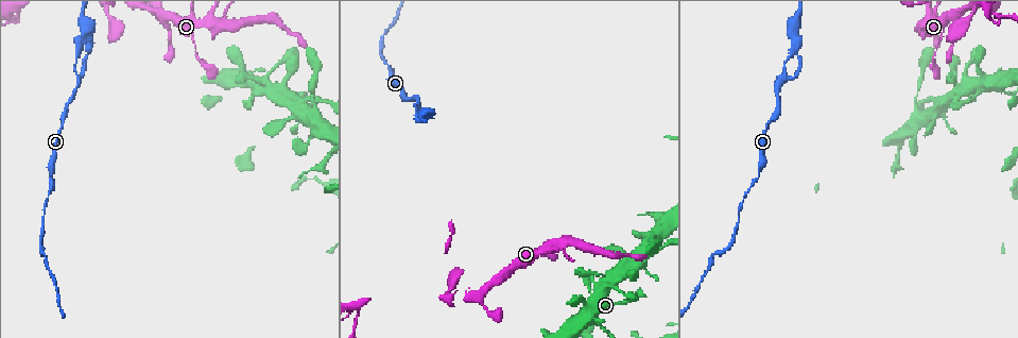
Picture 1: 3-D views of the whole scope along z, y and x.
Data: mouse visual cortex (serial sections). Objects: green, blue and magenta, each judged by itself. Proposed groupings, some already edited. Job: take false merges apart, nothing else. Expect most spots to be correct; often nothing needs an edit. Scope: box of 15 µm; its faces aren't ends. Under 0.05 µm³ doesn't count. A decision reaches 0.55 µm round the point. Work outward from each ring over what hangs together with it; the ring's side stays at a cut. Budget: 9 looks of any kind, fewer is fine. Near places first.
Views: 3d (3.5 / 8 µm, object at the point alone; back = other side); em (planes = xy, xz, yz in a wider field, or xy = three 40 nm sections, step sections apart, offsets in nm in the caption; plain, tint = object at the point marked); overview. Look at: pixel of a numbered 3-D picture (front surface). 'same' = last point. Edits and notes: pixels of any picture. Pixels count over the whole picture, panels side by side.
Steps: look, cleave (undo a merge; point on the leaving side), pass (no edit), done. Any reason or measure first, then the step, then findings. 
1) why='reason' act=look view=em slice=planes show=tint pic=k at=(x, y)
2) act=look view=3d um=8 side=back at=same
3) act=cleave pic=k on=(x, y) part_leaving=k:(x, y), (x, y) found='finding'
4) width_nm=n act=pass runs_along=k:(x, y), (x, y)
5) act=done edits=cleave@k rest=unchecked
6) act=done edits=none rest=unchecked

why='arms part here' act=look view=3d um=3.5 pic=1 at=(952, 14)

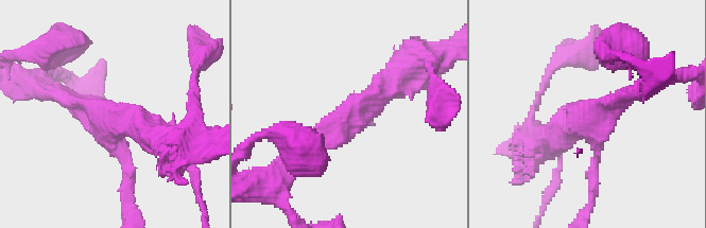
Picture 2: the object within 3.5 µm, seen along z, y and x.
arms=3 arm_widths_nm=150,250,450 act=look view=em slice=xy step=3 show=tint pic=2 at=(582, 121)

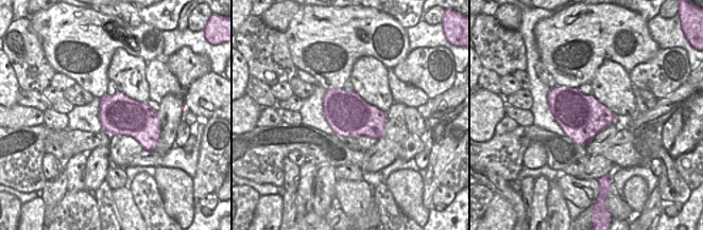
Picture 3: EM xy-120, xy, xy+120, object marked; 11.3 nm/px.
act=pass found='one cell here'

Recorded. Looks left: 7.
why='sharp bend' act=look view=3d um=3.5 pic=1 at=(958, 104)

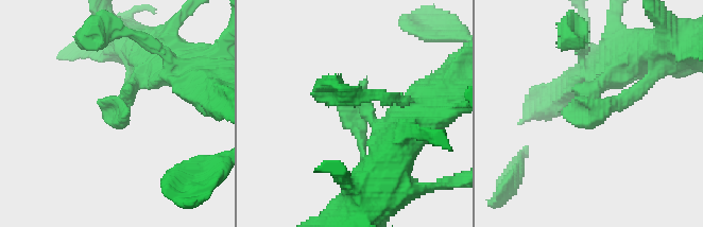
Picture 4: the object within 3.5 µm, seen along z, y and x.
act=look view=em slice=planes show=tint pic=4 at=(119, 106)

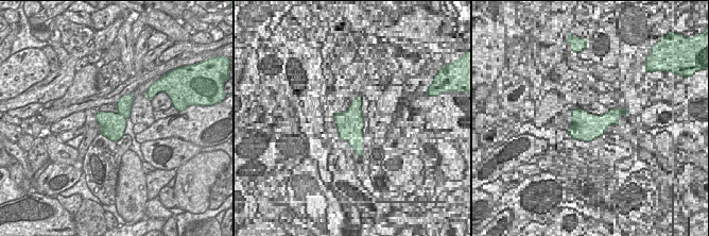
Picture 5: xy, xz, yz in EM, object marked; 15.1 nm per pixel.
width_nm=380 act=pass runs_along=4:(156, 55), (120, 110), (123, 88) found='one cell here'

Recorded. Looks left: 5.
why='three arms meet' act=look view=3d um=3.5 pic=1 at=(558, 248)

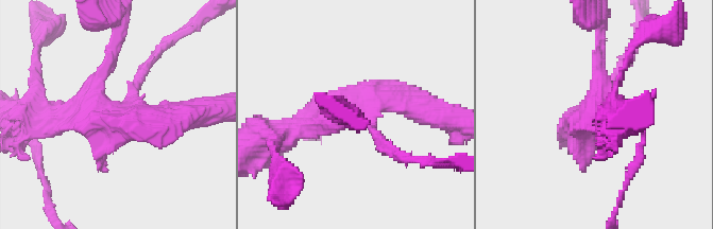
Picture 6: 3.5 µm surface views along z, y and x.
why='shape alone is not enough' act=look view=em slice=xy step=2 show=tint pic=6 at=(122, 112)

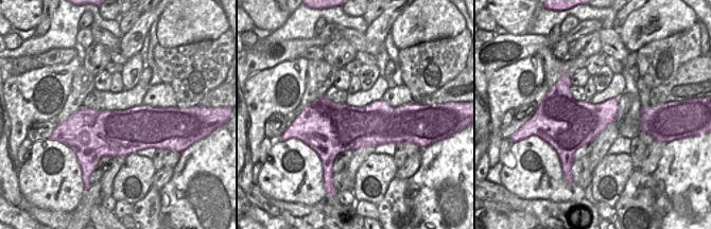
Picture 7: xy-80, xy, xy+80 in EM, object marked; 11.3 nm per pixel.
act=pass runs_along=6:(62, 110), (107, 120), (153, 58) found='all the same cell'

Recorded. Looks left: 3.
why='a narrow waist' act=look view=3d um=8 pic=1 at=(626, 255)

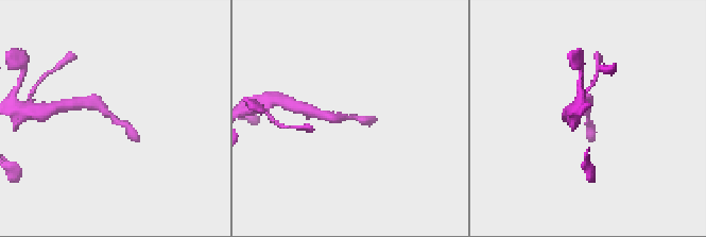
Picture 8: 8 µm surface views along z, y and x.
act=look view=3d um=3.5 pic=8 at=(112, 118)

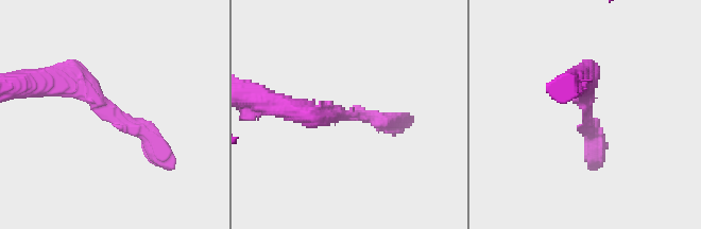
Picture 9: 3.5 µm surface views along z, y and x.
why='need the tissue' act=look view=em slice=xy step=1 show=tint pic=9 at=(353, 117)

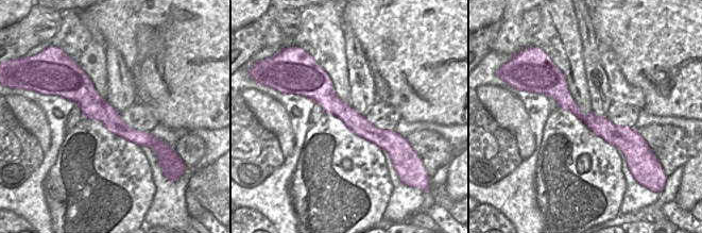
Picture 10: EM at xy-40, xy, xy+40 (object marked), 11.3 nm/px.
act=pass runs_along=10:(310, 93), (389, 139) found='continuous, no second cell'

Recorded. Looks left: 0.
act=done edits=none rest=unchecked

